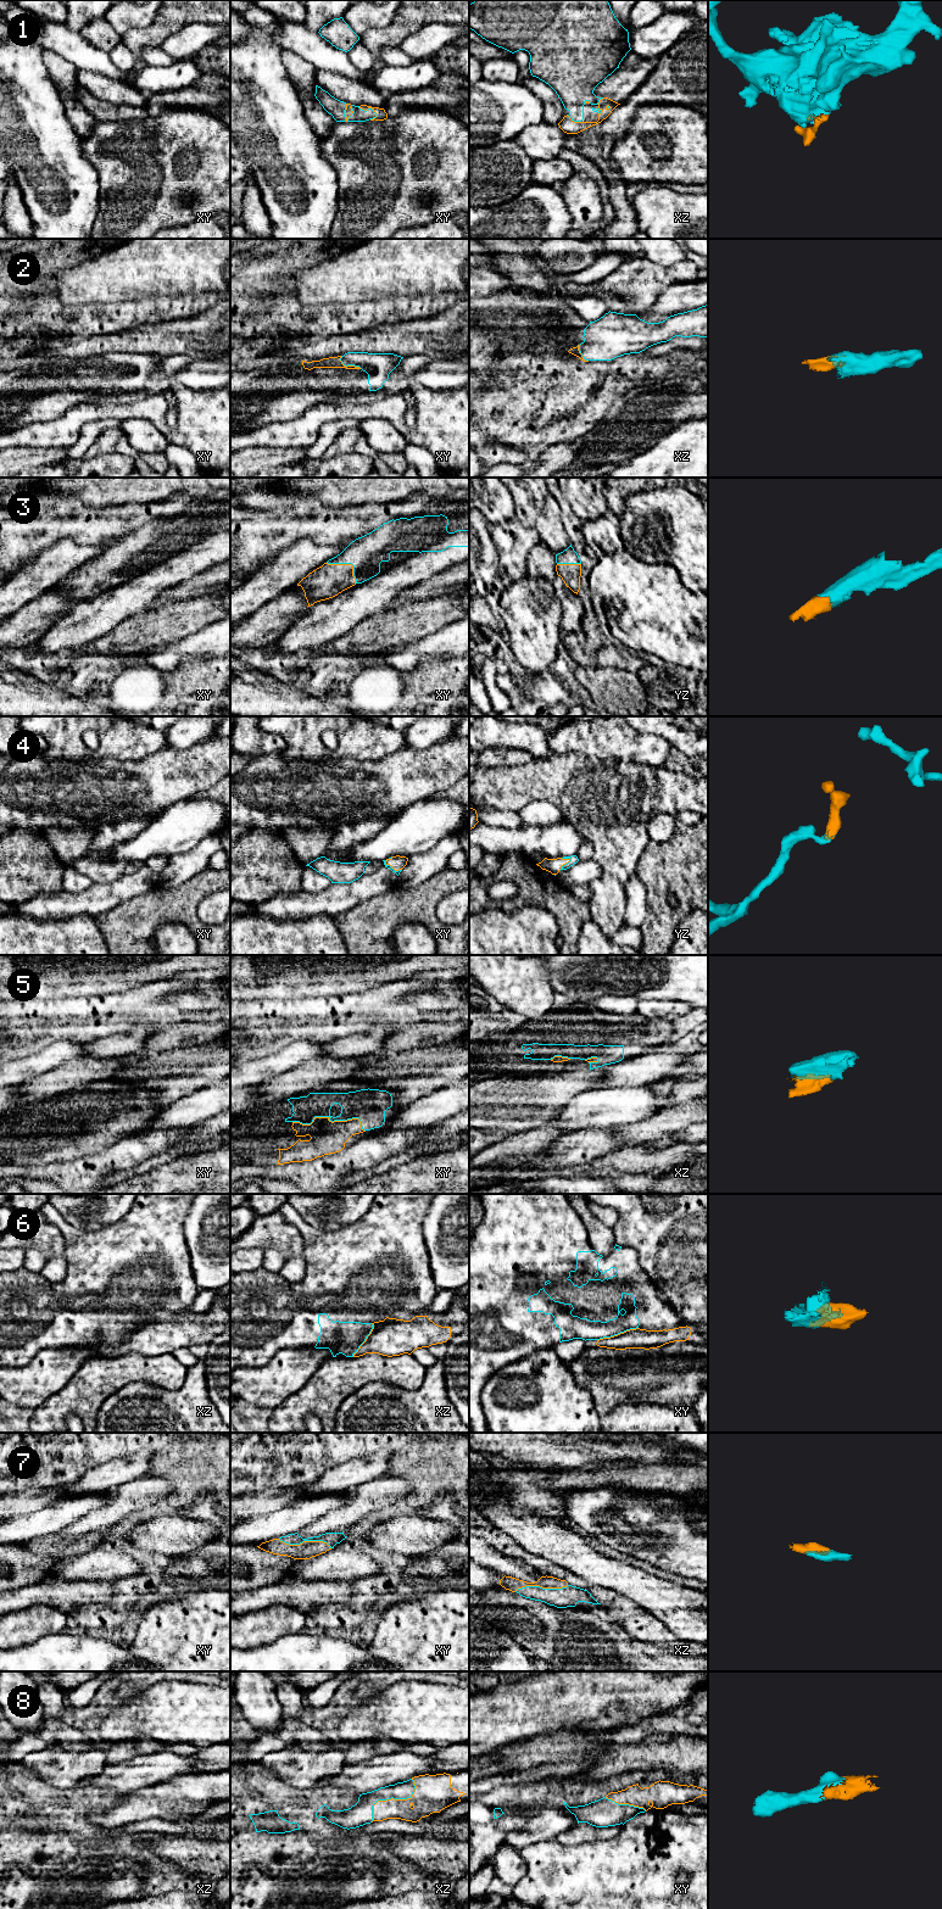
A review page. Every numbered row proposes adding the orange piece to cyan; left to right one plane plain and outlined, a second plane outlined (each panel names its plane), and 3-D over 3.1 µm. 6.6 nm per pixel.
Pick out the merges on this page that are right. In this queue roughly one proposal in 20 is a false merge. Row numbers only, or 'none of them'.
1, 2, 3, 4, 5, 7, 8

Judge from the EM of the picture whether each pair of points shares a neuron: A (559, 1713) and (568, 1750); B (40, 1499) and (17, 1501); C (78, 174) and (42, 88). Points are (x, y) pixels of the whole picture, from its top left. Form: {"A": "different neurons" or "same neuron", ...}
{"A": "different neurons", "B": "same neuron", "C": "same neuron"}

